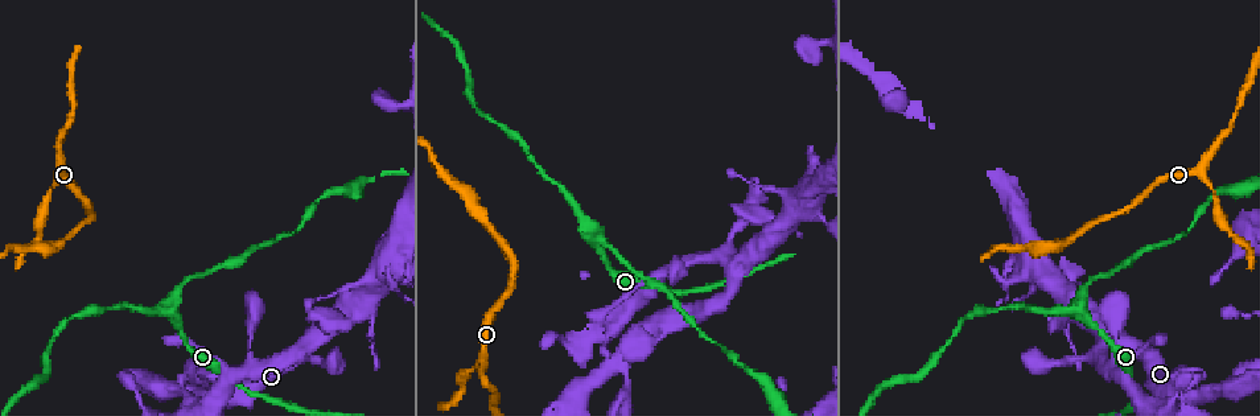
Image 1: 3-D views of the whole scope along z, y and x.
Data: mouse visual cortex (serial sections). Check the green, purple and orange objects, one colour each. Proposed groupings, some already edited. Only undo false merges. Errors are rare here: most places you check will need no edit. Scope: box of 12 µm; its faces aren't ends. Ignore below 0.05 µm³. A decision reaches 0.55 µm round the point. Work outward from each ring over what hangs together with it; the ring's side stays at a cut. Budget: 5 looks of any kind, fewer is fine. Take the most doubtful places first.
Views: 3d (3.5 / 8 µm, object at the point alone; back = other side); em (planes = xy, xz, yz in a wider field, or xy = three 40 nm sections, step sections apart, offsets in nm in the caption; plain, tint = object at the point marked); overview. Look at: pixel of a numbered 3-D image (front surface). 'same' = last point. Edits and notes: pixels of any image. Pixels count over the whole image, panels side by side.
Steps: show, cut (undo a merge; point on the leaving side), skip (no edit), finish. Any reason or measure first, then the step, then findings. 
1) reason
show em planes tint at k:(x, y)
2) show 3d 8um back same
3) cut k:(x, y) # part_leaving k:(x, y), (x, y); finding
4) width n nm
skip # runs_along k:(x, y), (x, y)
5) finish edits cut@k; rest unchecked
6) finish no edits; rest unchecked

three-way junction
show 3d 8um at 1:(175, 311)

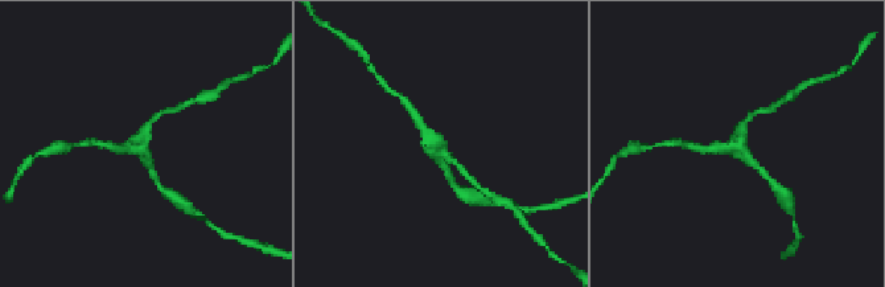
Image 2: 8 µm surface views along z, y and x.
arms 3; arm_widths 200, 200, 300 nm; now the EM
show em xy step 3 tint at 2:(737, 147)

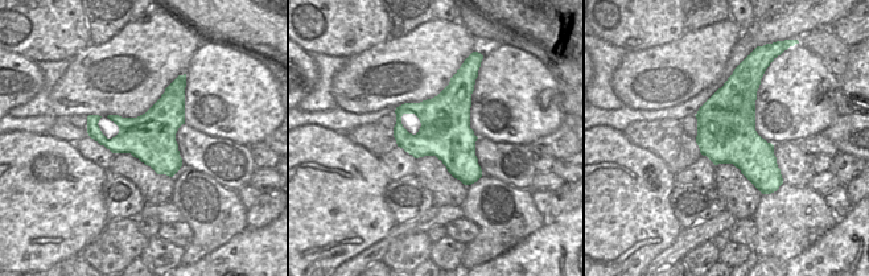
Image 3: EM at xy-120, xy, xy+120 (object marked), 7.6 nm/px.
skip # runs_along 2:(764, 173), (736, 148), (749, 117); continuous, no second cell

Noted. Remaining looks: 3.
thin neck
show 3d 3.5um at 1:(51, 191)

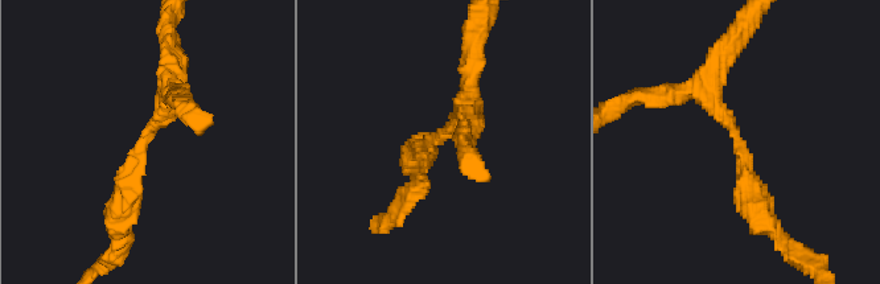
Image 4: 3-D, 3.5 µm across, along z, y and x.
skip # runs_along 4:(681, 93), (731, 124), (759, 214); one cell here

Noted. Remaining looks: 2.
finish no edits; rest unchecked

